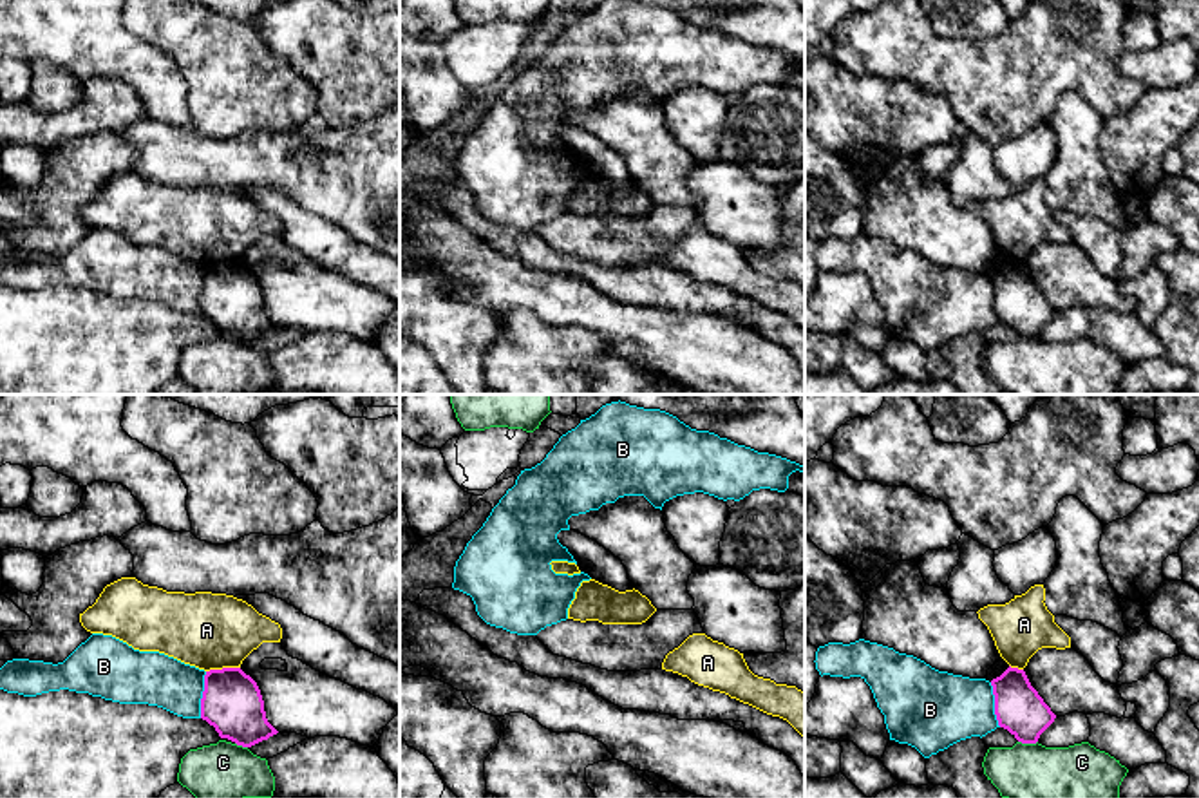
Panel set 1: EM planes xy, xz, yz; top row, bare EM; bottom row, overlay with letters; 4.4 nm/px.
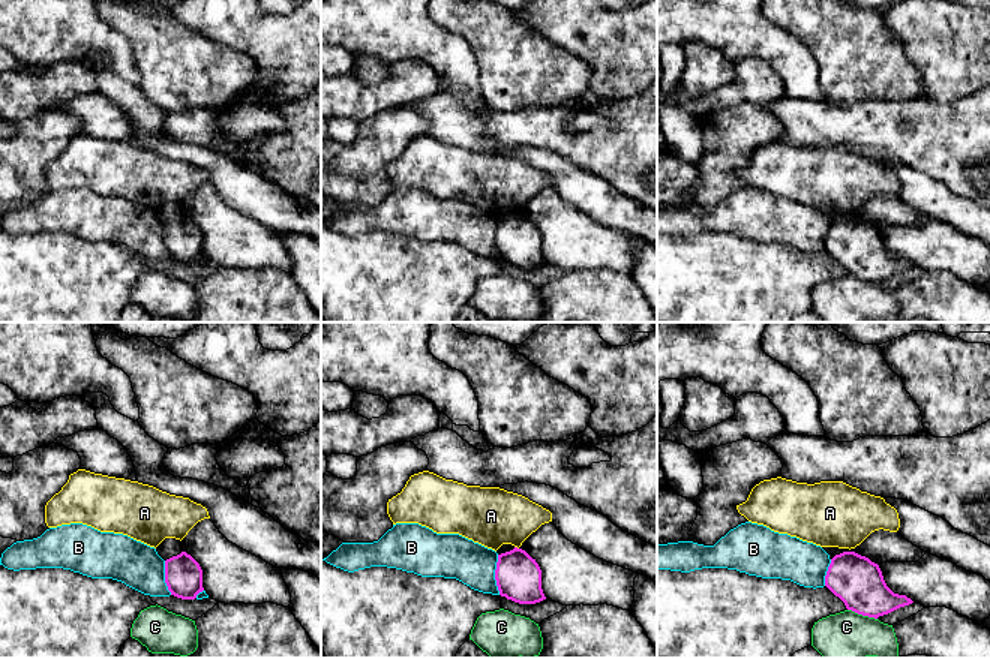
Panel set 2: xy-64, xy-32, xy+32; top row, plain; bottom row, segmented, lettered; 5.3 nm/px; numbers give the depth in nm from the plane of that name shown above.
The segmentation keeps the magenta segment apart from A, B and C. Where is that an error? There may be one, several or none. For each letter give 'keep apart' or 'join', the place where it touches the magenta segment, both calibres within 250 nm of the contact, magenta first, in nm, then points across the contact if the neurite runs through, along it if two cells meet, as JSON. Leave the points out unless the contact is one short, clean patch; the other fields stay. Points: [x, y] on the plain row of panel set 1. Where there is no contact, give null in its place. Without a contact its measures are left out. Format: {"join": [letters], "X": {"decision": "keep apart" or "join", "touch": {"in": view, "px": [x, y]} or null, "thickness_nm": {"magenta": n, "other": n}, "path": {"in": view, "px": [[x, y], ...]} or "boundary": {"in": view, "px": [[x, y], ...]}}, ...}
{"join": [], "A": {"decision": "keep apart", "touch": {"in": "xy", "px": [223, 263]}, "thickness_nm": {"magenta": 260, "other": 340}, "boundary": {"in": "xy", "px": [[239, 261], [210, 263], [207, 266]]}}, "B": {"decision": "keep apart", "touch": {"in": "xy", "px": [203, 290]}, "thickness_nm": {"magenta": 260, "other": 240}, "boundary": {"in": "xy", "px": [[207, 266], [199, 312]]}}, "C": {"decision": "keep apart", "touch": {"in": "yz", "px": [1028, 337]}, "thickness_nm": {"magenta": 220, "other": 400}}}

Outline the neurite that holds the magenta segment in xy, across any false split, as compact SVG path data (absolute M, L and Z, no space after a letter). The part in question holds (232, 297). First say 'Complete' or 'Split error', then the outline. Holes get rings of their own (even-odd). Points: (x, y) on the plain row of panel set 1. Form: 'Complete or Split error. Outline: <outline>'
Complete. Outline: M241 262L206 266L201 313L213 320L221 333L242 342L279 328L266 313L257 277Z

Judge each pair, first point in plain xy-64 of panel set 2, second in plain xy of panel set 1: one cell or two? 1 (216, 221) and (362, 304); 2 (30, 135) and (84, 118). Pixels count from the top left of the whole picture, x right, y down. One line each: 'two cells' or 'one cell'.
1: one cell
2: two cells

